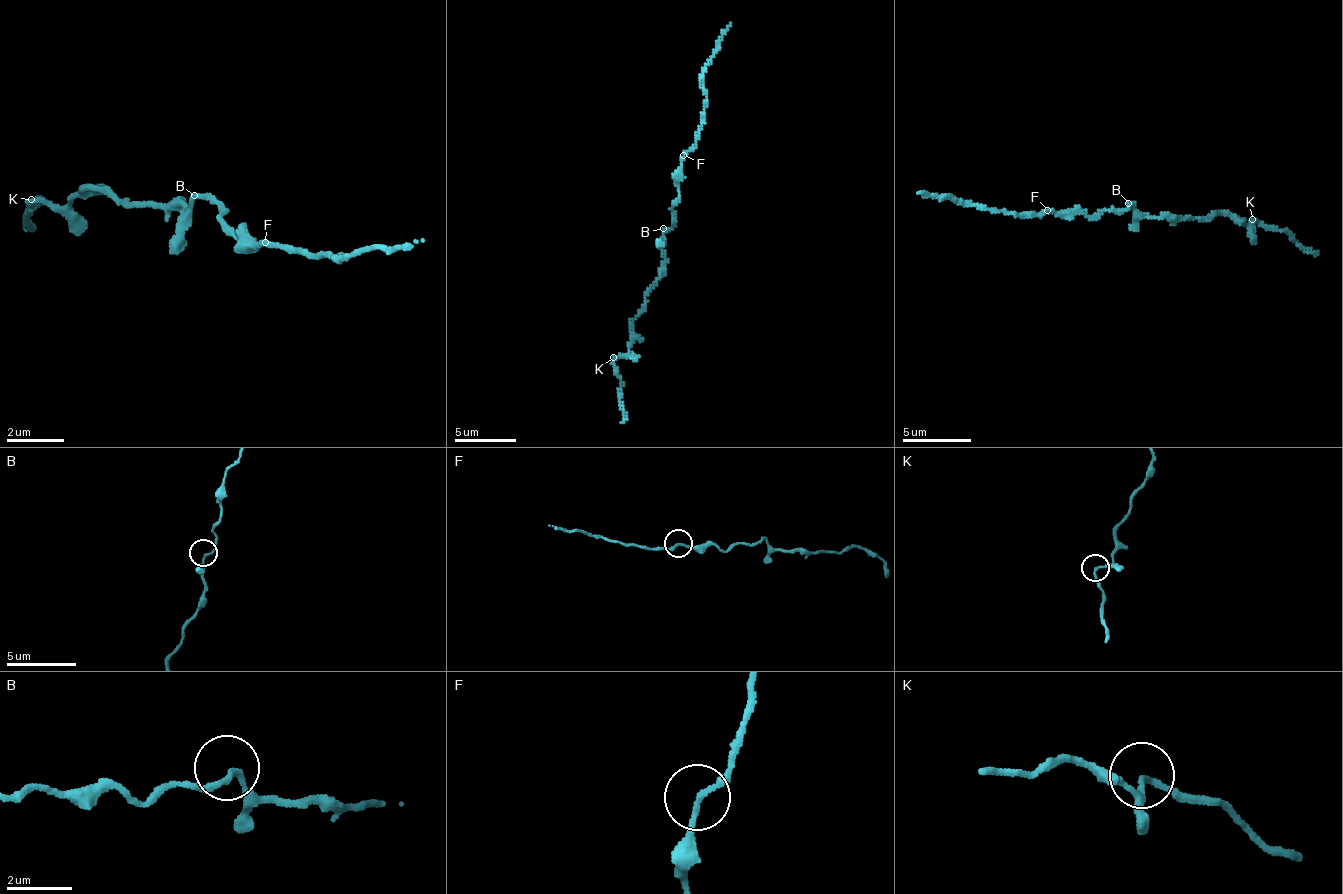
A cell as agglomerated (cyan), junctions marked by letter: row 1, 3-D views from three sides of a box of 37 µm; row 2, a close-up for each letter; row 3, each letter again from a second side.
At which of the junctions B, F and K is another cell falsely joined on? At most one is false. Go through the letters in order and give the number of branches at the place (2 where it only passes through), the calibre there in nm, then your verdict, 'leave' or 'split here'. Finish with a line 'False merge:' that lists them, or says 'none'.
B: branches 2; calibre 160 nm; leave
F: branches 2; calibre 160 nm; leave
K: branches 2; calibre 170 nm; leave
False merge: none

